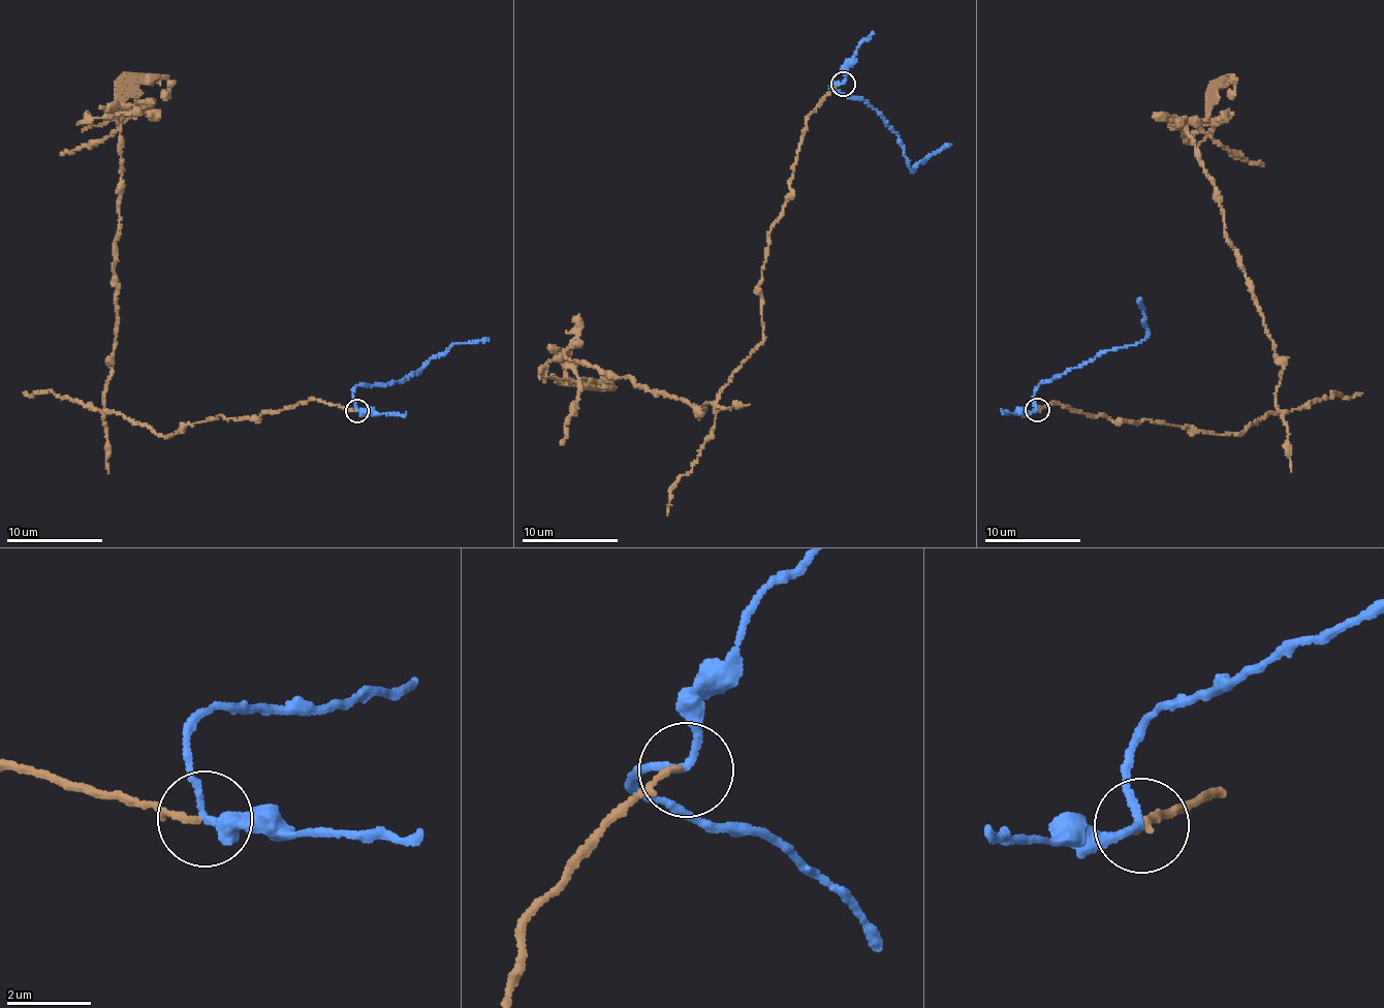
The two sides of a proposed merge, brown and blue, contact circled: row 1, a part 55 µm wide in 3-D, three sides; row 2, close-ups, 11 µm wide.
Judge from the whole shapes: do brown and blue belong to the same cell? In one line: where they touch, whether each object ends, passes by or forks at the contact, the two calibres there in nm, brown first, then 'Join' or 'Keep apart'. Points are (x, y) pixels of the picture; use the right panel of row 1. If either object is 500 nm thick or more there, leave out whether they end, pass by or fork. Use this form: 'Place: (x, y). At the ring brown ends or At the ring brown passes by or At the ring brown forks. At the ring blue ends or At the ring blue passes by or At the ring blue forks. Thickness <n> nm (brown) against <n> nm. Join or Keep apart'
Place: (1037, 410). At the ring brown ends. At the ring blue passes by. Thickness 150 nm (brown) against 150 nm. Keep apart

